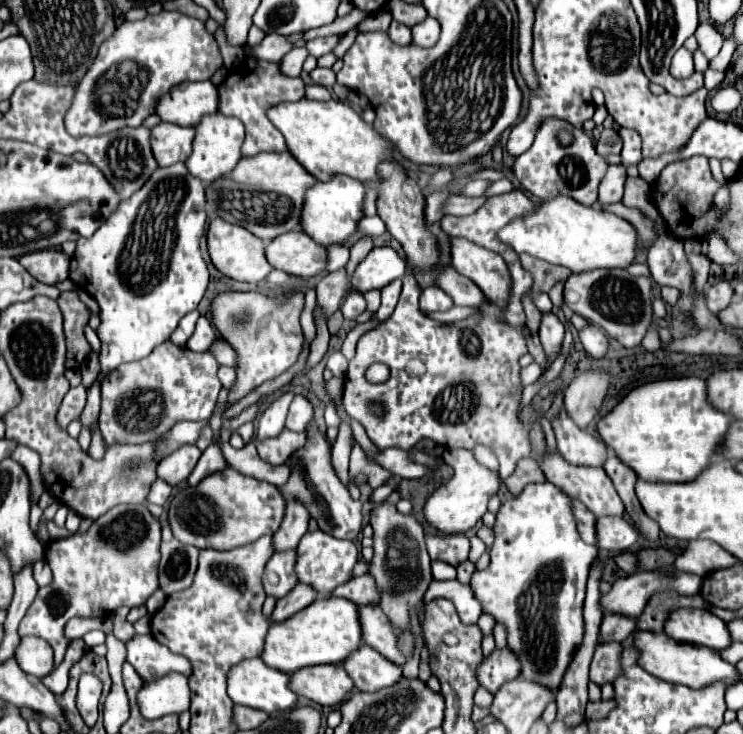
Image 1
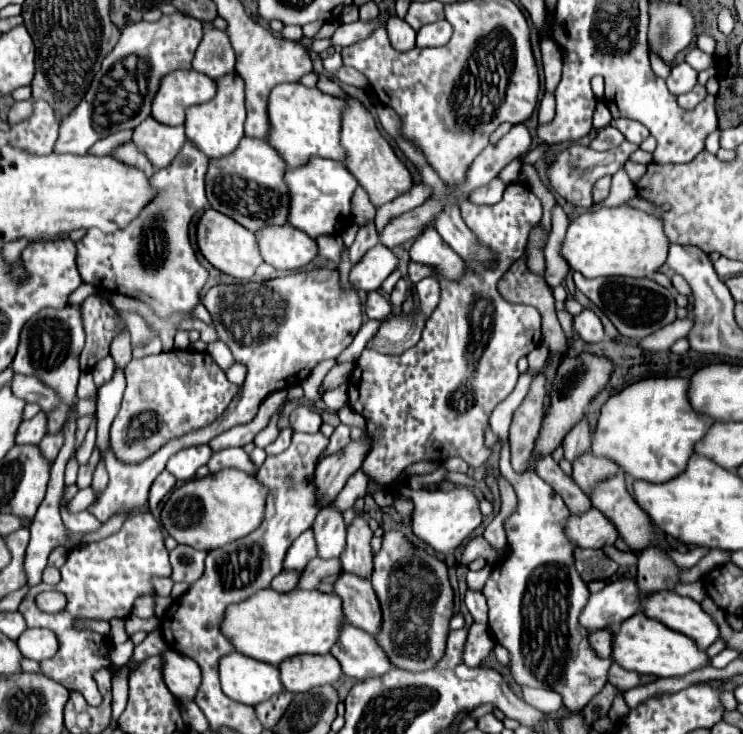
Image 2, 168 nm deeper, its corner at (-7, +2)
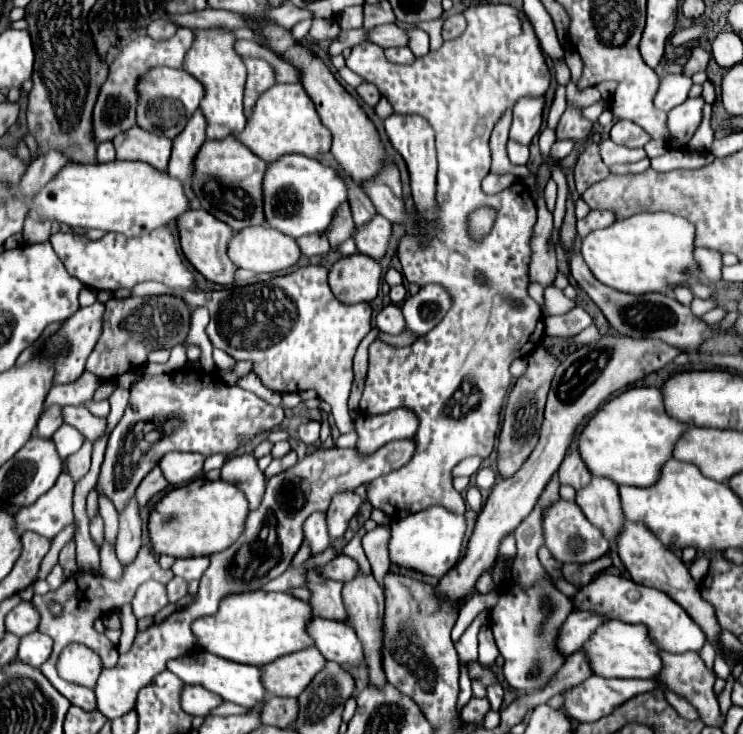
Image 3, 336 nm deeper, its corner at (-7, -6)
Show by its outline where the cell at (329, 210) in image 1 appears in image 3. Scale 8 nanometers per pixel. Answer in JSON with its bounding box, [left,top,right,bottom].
[264,156,346,238]

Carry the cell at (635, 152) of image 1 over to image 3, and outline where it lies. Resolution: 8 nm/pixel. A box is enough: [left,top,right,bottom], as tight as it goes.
[610,120,650,148]

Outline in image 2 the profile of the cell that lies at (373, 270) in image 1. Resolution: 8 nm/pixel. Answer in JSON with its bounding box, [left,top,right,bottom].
[350,244,398,292]

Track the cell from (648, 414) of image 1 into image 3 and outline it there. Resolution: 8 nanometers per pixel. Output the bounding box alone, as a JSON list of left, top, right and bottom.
[578,388,686,486]

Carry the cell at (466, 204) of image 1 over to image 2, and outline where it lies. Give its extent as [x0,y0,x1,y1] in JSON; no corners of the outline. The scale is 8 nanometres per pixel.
[470,178,504,206]

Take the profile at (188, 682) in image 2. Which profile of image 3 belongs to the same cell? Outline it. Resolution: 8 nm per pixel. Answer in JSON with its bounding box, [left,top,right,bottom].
[182,686,224,716]

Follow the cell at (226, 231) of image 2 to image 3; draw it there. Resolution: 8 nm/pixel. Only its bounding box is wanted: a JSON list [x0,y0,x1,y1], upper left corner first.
[176,210,236,286]

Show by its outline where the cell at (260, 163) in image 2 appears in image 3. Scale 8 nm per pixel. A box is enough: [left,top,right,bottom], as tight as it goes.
[192,136,266,230]

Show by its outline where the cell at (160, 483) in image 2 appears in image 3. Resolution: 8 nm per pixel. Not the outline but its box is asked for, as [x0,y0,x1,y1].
[136,468,168,504]

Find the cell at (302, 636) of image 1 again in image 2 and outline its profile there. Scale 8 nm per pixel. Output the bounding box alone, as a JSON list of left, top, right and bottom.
[222,588,344,666]

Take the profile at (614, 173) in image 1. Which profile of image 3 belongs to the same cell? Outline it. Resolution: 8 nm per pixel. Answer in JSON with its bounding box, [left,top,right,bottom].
[578,210,614,238]

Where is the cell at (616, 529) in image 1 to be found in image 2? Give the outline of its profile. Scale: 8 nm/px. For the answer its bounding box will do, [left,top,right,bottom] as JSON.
[566,508,620,548]

